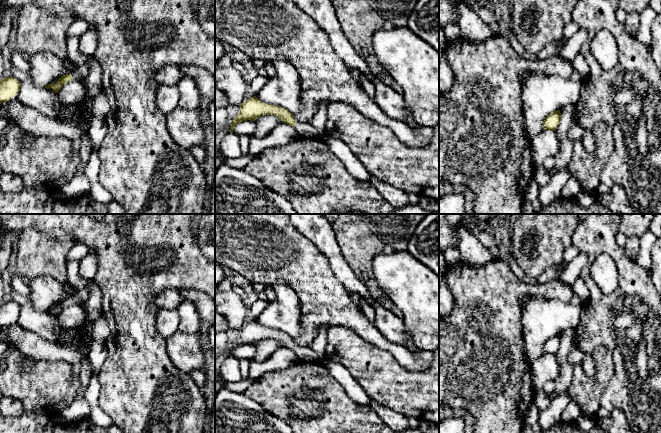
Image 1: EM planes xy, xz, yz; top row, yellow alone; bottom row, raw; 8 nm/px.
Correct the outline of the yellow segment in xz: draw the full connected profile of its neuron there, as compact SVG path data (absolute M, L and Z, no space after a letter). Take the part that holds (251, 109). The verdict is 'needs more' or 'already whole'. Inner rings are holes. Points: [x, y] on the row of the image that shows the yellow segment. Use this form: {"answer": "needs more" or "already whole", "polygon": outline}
{"answer": "needs more", "polygon": "M256 96L242 102L239 114L234 118L233 123L229 124L229 132L233 132L235 125L242 121L255 121L264 115L276 116L282 123L293 126L299 136L322 139L323 134L319 133L311 123L297 122L287 109L261 102Z"}

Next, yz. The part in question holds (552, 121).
{"answer": "already whole", "polygon": "M554 111L547 115L543 122L543 129L544 130L556 130L561 121L561 113L560 111Z"}

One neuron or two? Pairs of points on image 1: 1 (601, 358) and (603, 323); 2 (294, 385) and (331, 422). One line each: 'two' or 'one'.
1: two
2: one

